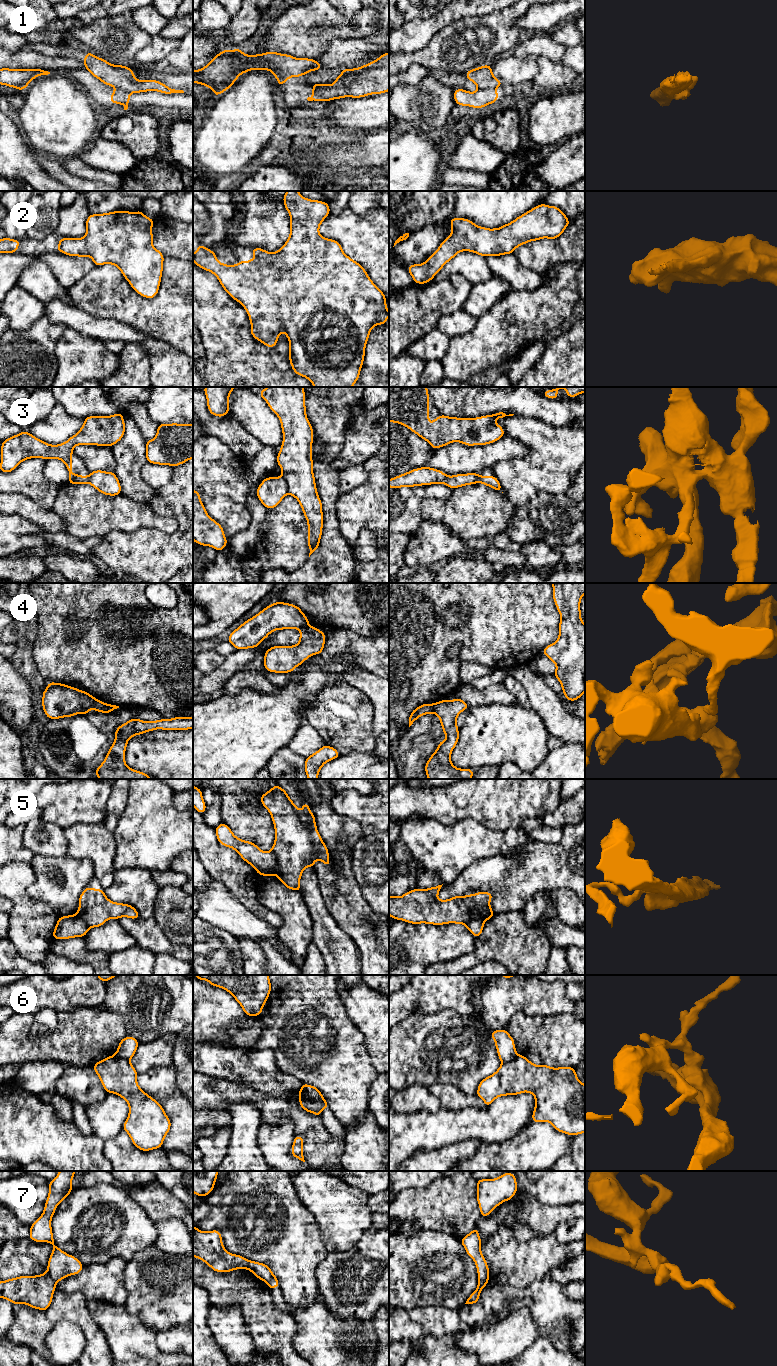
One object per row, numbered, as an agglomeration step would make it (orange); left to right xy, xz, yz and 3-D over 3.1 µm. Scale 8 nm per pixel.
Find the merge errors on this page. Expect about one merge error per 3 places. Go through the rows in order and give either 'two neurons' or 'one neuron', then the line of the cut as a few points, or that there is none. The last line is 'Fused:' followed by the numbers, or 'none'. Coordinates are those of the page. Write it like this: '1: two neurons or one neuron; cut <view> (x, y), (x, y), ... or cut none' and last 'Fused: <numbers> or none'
1: two neurons; cut xz (324, 83), (316, 89), (316, 96), (319, 99)
2: one neuron; cut none
3: two neurons; cut xz (282, 476), (289, 492)
4: two neurons; cut xz (308, 625), (303, 626), (300, 630)
5: two neurons; cut xz (269, 852), (277, 862), (276, 874)
6: two neurons; cut xz (300, 1090), (313, 1098), (321, 1098), (323, 1108)
7: two neurons; cut xy (47, 1271), (55, 1283)
Fused: 1, 3, 4, 5, 6, 7

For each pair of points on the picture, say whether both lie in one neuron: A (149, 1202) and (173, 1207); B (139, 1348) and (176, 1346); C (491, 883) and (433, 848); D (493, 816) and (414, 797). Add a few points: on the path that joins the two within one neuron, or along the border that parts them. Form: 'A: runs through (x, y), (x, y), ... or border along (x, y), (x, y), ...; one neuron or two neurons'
A: runs through (155, 1202), (167, 1207); one neuron
B: border along (155, 1334), (156, 1345), (162, 1351), (180, 1354); two neurons
C: border along (487, 857), (475, 859), (455, 879), (447, 882); two neurons
D: runs through (473, 802), (434, 802); one neuron

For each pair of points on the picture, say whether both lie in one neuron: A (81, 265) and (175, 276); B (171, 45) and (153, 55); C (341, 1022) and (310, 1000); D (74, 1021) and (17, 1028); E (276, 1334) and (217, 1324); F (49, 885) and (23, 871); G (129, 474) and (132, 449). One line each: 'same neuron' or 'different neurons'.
A: different neurons
B: same neuron
C: same neuron
D: same neuron
E: different neurons
F: different neurons
G: same neuron

